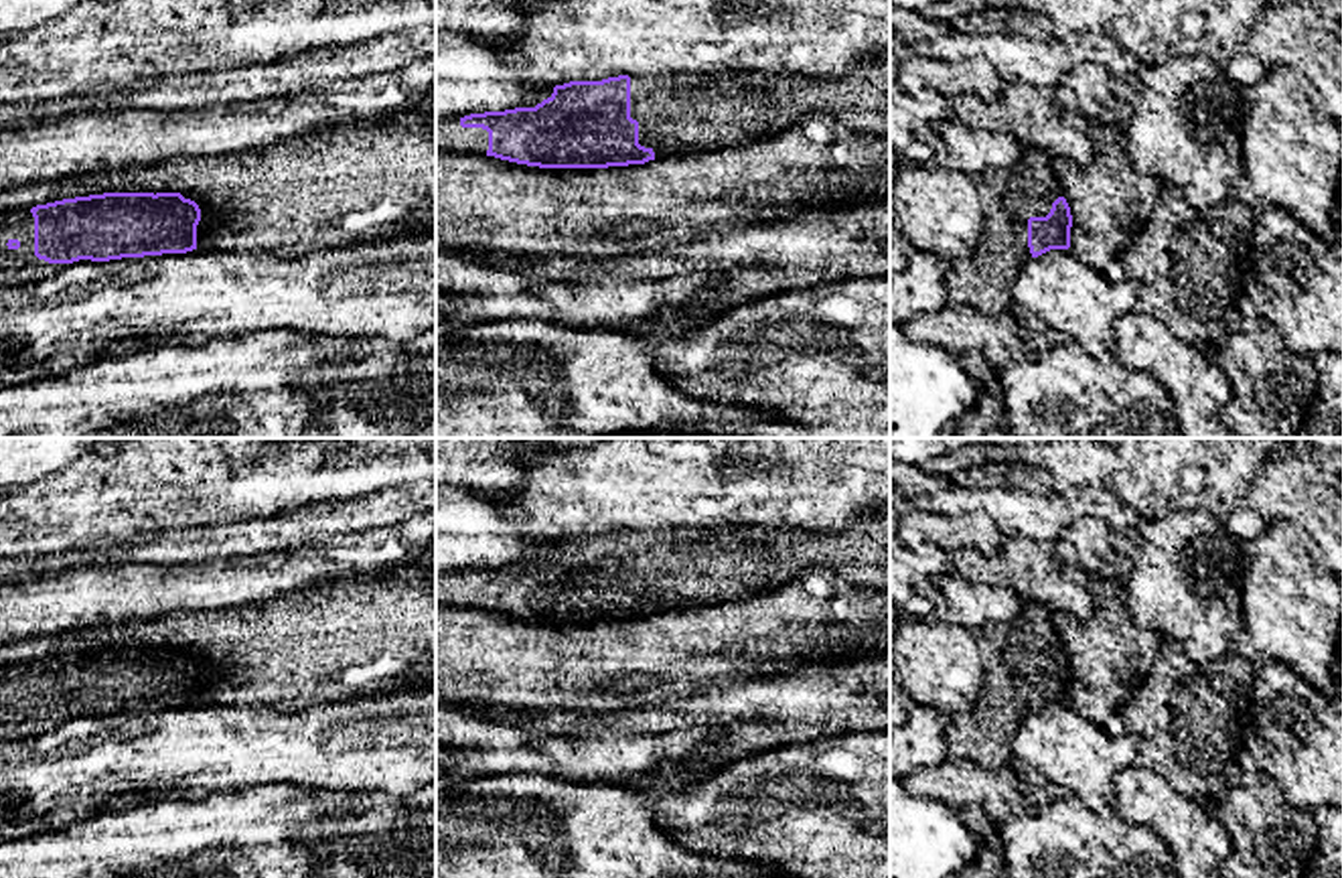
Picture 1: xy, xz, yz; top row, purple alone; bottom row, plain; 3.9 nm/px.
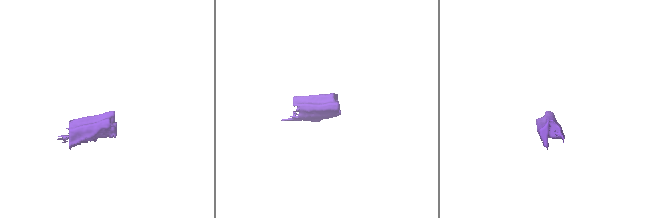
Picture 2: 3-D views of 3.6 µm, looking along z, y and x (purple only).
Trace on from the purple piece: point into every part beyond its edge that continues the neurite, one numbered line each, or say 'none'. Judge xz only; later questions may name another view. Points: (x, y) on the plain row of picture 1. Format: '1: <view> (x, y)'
1: xz (686, 568)
2: xz (451, 593)

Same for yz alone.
1: yz (984, 735)

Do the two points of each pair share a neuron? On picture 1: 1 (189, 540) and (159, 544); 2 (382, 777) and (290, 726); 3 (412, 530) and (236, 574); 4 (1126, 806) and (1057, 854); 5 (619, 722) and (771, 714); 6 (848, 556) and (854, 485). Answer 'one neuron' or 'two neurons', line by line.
1: one neuron
2: one neuron
3: one neuron
4: two neurons
5: one neuron
6: two neurons

